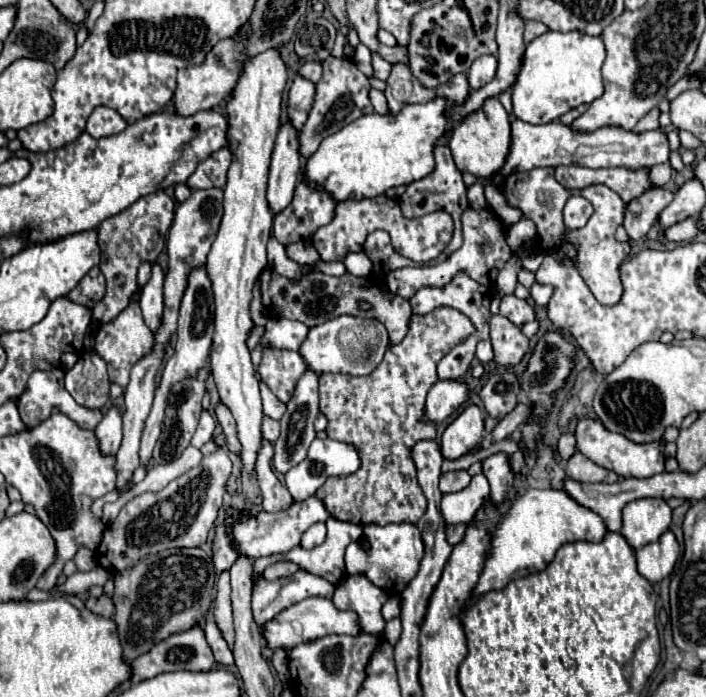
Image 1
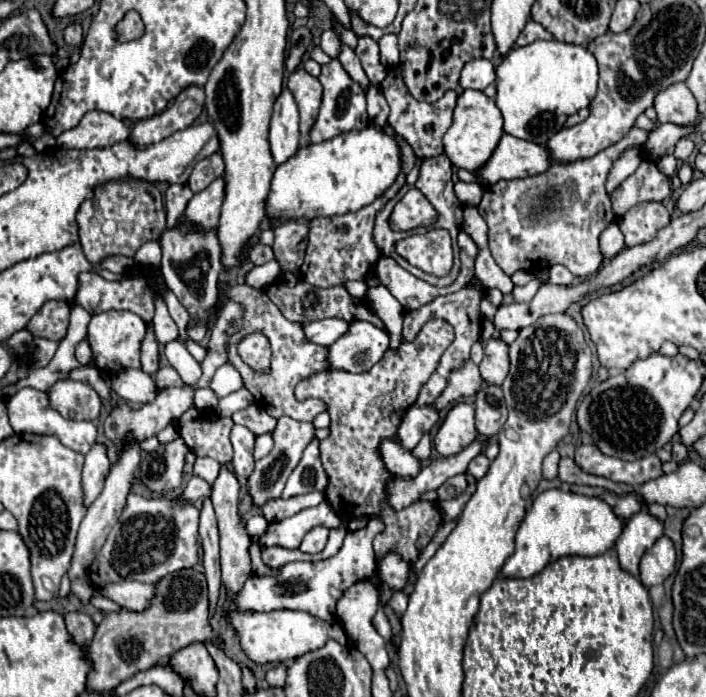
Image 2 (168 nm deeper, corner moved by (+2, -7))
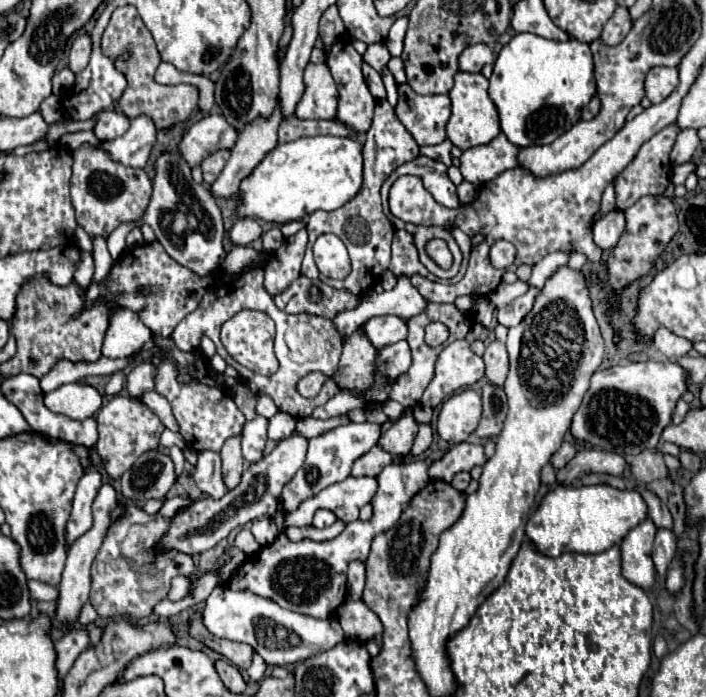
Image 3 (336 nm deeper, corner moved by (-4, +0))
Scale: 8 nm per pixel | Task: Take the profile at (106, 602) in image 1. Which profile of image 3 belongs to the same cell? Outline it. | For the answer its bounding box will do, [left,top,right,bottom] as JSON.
[55,629,89,679]

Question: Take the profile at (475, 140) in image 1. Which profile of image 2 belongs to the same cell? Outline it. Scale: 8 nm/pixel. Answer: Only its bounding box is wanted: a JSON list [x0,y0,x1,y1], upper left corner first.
[443,90,503,172]

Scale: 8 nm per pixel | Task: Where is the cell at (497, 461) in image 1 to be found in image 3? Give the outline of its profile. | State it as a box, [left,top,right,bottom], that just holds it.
[429,443,487,481]

